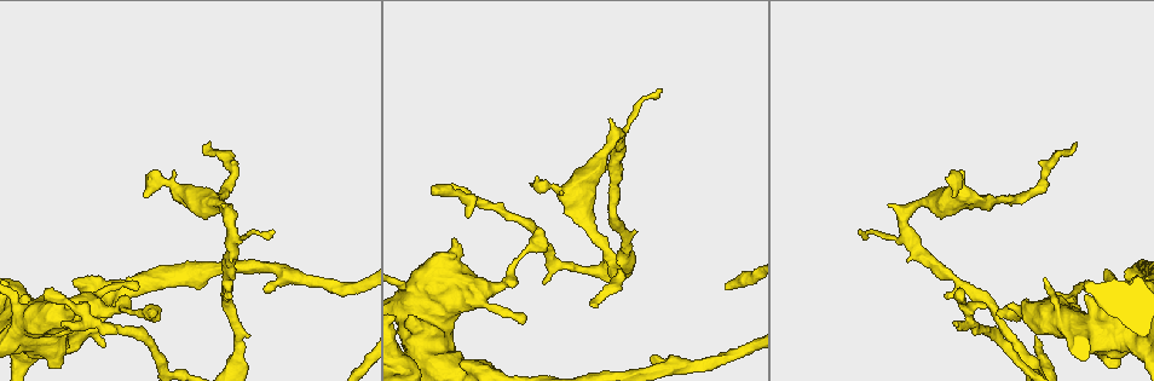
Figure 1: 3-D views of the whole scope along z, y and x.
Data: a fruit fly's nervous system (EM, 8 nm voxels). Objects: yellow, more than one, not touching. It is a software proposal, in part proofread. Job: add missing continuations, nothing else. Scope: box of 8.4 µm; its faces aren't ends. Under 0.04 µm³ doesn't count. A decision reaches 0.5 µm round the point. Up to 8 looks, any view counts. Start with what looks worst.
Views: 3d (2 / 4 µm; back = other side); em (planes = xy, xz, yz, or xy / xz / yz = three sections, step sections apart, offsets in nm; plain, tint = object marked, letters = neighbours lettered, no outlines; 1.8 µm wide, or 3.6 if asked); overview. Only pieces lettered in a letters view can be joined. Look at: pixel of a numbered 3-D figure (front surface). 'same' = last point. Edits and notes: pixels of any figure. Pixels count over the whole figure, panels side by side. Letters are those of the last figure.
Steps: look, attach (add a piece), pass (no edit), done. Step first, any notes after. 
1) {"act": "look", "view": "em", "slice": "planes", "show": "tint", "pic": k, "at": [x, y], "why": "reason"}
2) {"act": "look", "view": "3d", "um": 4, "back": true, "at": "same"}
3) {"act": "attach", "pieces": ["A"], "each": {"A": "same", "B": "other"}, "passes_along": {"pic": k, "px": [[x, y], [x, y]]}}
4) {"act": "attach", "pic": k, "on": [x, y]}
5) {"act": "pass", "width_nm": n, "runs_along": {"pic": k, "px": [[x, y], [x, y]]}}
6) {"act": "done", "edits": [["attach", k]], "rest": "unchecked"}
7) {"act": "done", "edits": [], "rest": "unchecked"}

{"act": "look", "view": "3d", "um": 4, "pic": 1, "at": [1074, 144], "why": "an open end"}

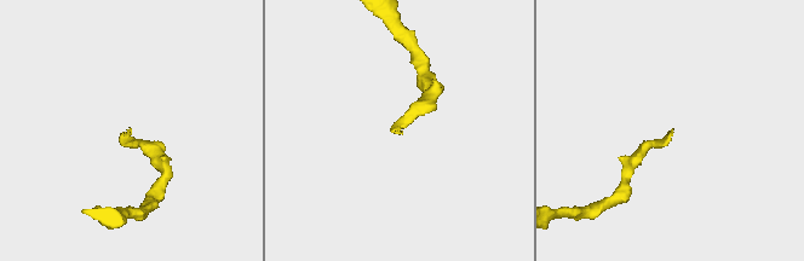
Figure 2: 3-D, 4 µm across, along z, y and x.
{"act": "look", "view": "em", "slice": "planes", "show": "tint", "pic": 2, "at": [673, 129], "why": "need the tissue"}

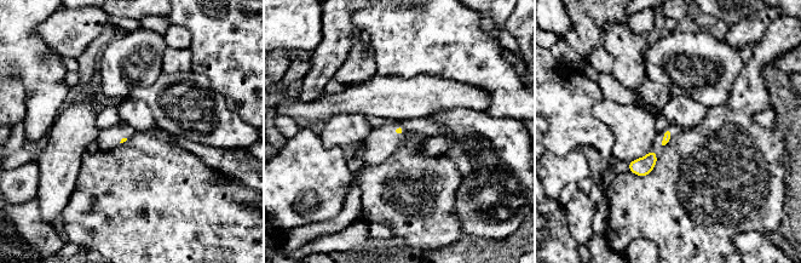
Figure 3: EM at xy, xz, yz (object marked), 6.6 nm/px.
{"act": "look", "view": "em", "slice": "planes", "show": "letters", "at": "same", "why": "what lies round it"}

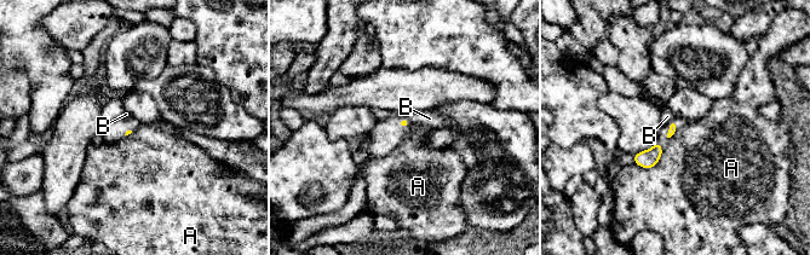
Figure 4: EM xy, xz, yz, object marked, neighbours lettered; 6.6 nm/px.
{"act": "pass", "longest_contact_nm": ["A", 220], "each": {"A": "other", "B": "other"}, "border": {"pic": 4, "px": [[662, 148], [651, 167], [633, 163]]}, "found": "none of them fits"}

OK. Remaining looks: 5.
{"act": "look", "view": "3d", "um": 4, "pic": 1, "at": [433, 191], "why": "free end"}

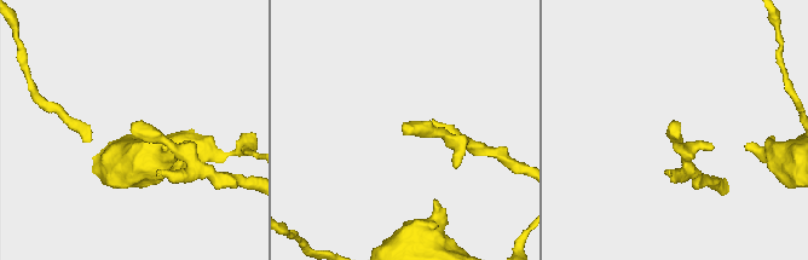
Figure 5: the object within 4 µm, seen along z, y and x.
{"act": "look", "view": "em", "slice": "planes", "show": "letters", "pic": 5, "at": [403, 125], "why": "shape alone is not enough"}

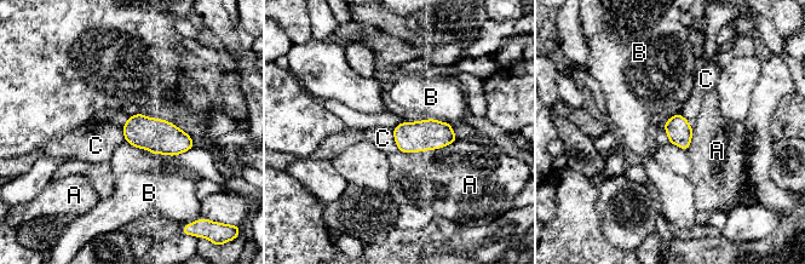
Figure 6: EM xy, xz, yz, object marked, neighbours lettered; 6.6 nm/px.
{"act": "pass", "each": {"A": "other", "B": "other", "C": "other"}, "border": {"pic": 6, "px": [[392, 128], [395, 144], [400, 150]]}, "found": "no lettered piece goes on from it"}

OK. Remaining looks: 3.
{"act": "look", "view": "em", "slice": "planes", "show": "tint", "pic": 1, "at": [952, 197], "why": "branch stops here"}

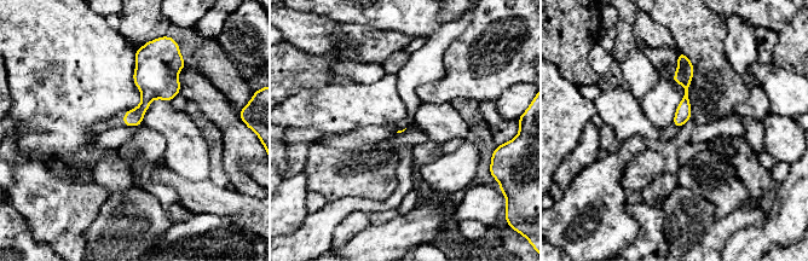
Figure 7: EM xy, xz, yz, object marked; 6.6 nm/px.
{"act": "look", "view": "em", "slice": "planes", "show": "letters", "at": "same"}

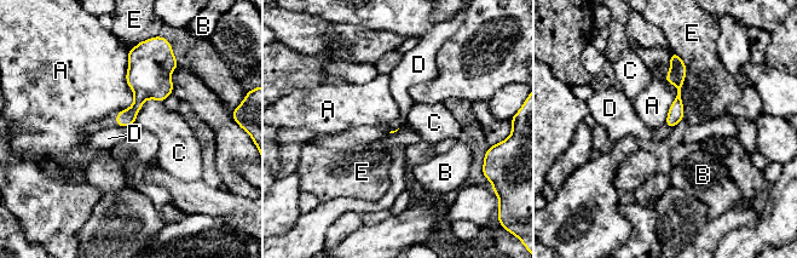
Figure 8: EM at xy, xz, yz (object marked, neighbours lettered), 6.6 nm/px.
{"act": "pass", "each": {"A": "other", "B": "other", "C": "other", "D": "other", "E": "other"}, "border": {"pic": 8, "px": [[117, 125], [128, 127]]}, "found": "no lettered piece goes on from it"}

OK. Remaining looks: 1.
{"act": "done", "edits": [], "rest": "unchecked"}

